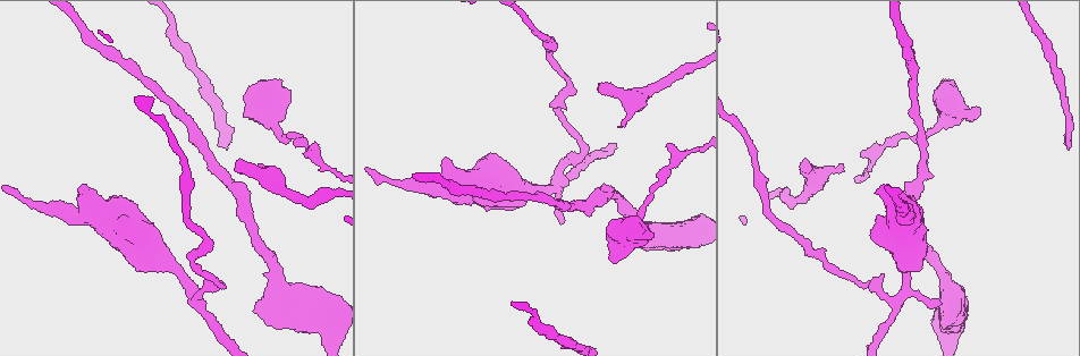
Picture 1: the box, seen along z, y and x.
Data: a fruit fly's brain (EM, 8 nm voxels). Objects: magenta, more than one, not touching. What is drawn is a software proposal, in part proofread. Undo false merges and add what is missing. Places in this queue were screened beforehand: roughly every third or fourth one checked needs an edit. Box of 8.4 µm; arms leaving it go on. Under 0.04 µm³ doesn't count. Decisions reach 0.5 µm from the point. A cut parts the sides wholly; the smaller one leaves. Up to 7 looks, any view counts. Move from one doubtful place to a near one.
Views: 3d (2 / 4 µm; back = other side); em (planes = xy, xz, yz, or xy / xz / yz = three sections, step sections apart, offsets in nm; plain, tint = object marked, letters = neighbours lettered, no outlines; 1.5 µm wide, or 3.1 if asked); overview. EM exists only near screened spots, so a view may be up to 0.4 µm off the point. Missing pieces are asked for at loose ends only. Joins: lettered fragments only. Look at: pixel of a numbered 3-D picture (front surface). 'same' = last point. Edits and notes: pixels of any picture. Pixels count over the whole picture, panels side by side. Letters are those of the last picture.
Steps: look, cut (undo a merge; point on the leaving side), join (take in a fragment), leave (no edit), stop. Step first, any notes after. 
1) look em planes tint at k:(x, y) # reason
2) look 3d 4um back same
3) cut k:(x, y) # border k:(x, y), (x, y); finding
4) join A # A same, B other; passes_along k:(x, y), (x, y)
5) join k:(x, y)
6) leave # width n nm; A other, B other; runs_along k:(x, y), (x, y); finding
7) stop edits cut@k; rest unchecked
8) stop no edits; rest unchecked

look em yz step 4 tint at 1:(221, 286) # sharp bend

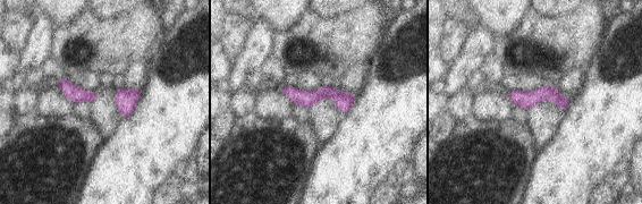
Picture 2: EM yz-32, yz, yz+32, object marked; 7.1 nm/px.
look em xz step 4 letters same # another direction

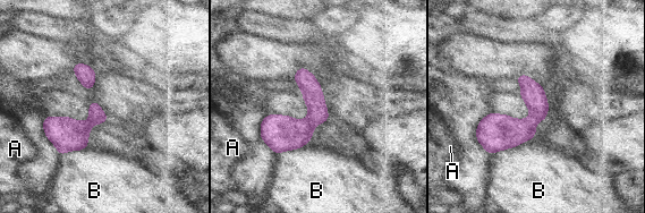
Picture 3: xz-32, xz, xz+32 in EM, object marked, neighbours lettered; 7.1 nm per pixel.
leave # A other, B other; border 3:(533, 137), (491, 155); continuous, no second cell

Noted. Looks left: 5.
look 3d 4um at 1:(619, 127) # tapers out

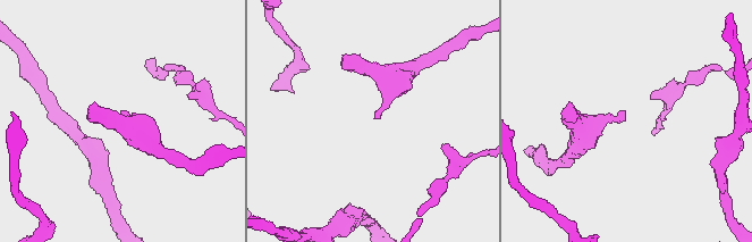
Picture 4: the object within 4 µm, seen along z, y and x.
look em xz step 4 tint at 4:(625, 120)

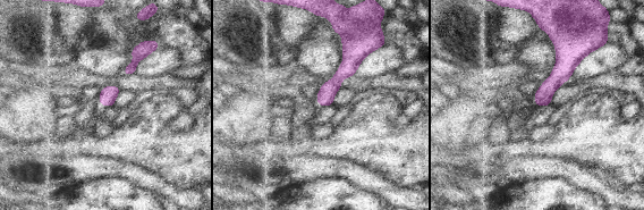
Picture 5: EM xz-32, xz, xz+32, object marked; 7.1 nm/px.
look em planes letters same # cut it another way

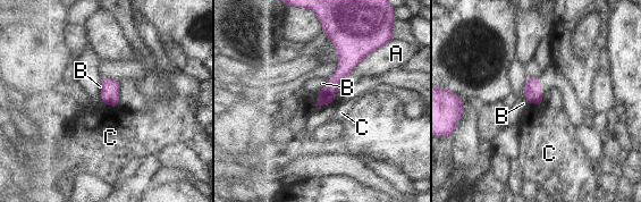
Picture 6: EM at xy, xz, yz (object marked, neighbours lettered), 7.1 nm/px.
join B # longest_contact B 380 nm; A other, B same, C other; the cell continues

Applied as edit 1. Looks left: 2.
stop edits join@6; rest unchecked

